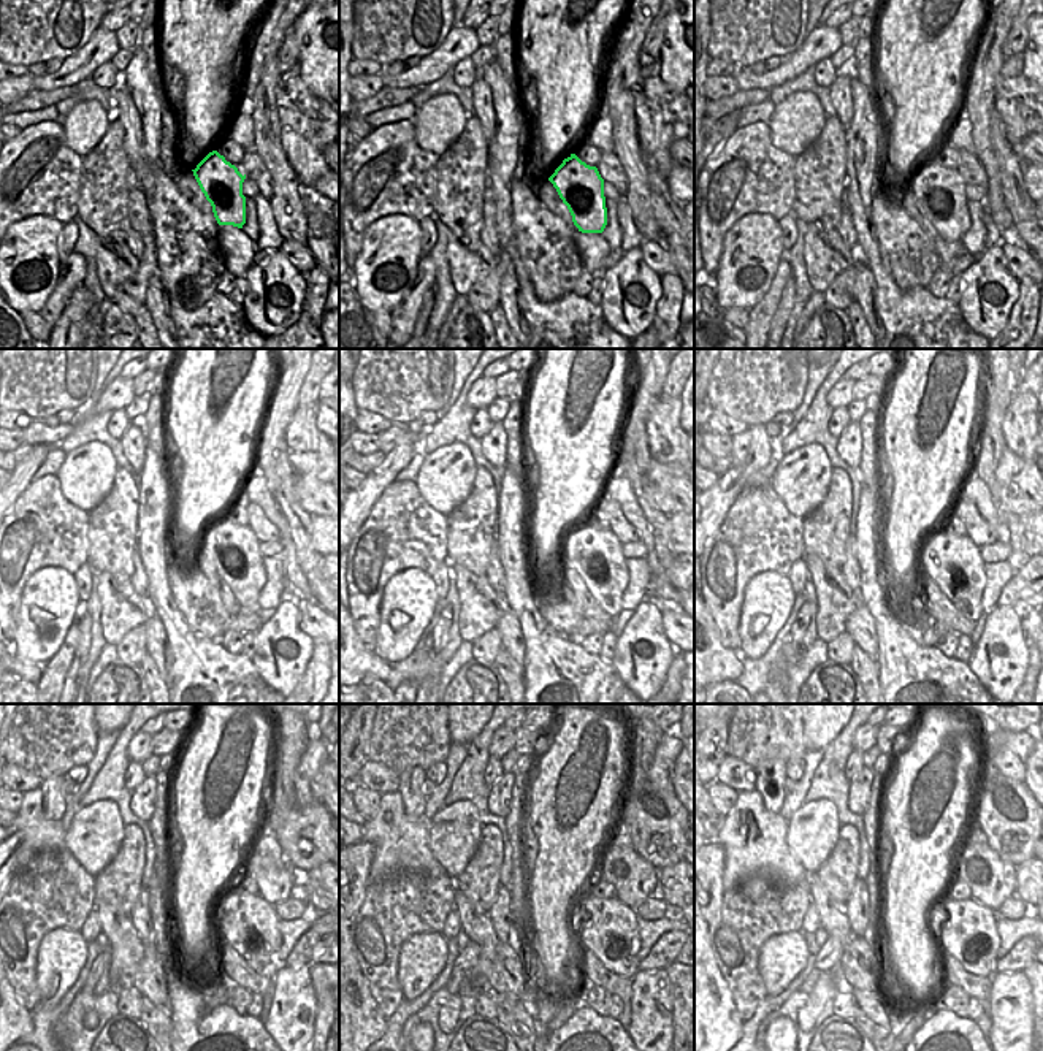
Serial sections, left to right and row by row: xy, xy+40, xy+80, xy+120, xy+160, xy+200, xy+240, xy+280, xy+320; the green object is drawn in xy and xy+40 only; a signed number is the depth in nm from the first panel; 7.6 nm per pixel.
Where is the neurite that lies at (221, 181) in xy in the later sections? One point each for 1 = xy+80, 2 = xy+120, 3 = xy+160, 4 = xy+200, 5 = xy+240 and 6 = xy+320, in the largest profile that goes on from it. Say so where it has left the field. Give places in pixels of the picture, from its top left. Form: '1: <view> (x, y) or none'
1: xy+80 (940, 191)
2: xy+120 (233, 549)
3: xy+160 (596, 555)
4: xy+200 (953, 561)
5: xy+240 (248, 923)
6: xy+320 (966, 931)

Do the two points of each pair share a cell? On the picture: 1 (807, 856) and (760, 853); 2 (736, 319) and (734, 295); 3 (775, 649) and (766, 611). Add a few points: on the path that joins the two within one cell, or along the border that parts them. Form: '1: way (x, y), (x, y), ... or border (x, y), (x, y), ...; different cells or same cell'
1: border (787, 821), (785, 842), (807, 875); different cells
2: border (723, 309), (745, 308), (748, 311); different cells
3: border (791, 607), (771, 645), (758, 657), (742, 658); different cells

